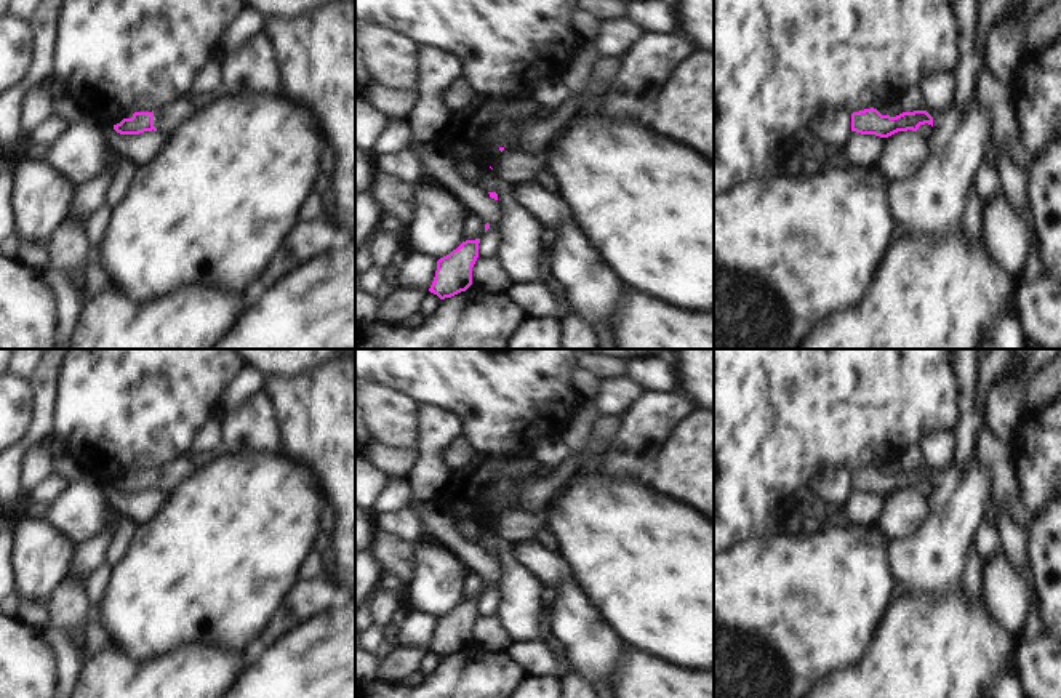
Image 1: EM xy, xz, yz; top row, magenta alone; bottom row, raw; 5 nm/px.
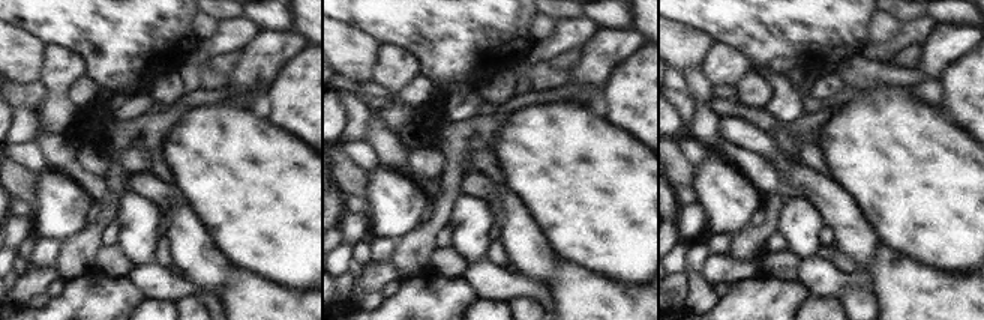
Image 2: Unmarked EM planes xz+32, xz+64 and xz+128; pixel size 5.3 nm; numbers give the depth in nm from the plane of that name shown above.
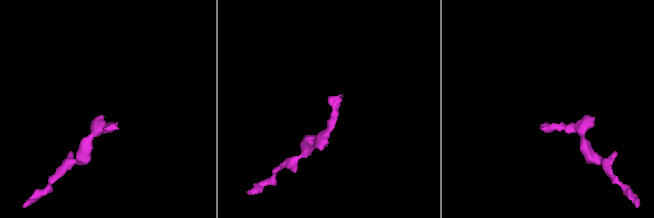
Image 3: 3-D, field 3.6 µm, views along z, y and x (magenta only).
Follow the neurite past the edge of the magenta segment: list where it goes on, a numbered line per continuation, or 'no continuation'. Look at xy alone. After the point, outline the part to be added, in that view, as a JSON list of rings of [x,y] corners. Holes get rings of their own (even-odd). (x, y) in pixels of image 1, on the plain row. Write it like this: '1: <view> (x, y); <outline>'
1: xy (167, 477); [[[178,458],[154,469],[154,485],[158,491],[171,495],[182,482],[195,474],[197,467],[189,458]]]

